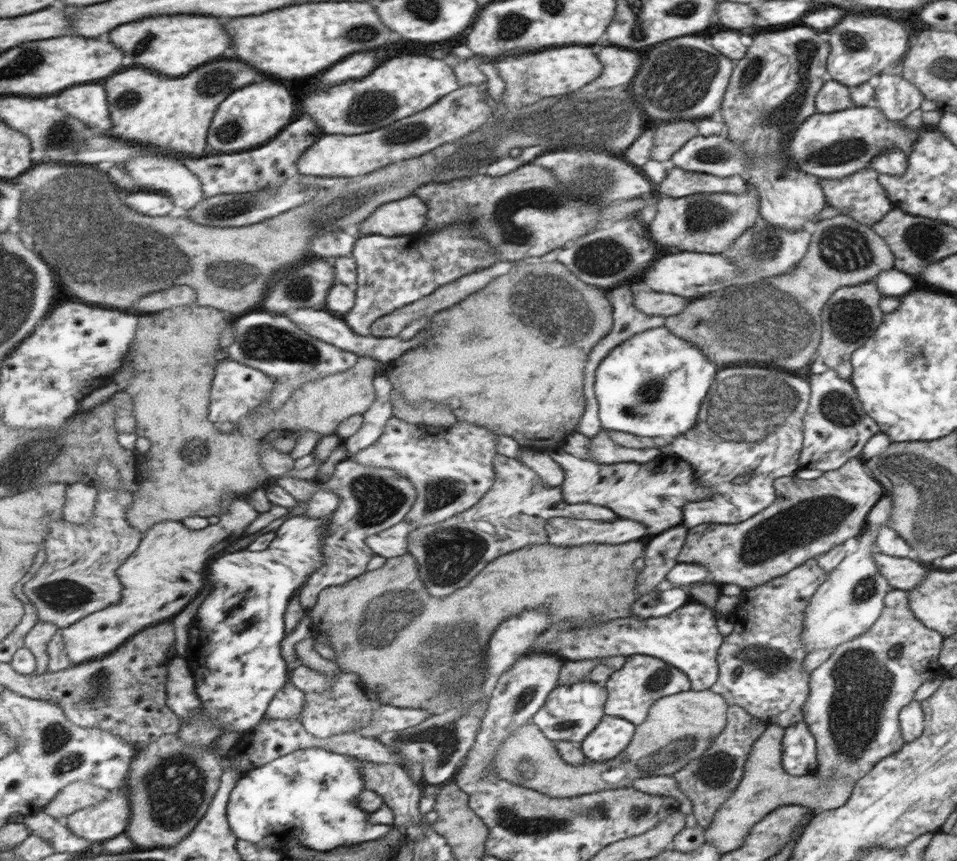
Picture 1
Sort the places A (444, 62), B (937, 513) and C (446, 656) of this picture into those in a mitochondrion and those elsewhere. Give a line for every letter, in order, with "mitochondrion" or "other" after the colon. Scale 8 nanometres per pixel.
A: other
B: mitochondrion
C: mitochondrion

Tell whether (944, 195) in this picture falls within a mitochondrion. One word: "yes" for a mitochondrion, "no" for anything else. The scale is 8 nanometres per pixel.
no

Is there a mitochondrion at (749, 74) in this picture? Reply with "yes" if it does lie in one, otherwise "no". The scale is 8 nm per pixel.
yes

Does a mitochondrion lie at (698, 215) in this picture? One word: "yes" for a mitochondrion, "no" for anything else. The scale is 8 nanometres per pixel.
yes

